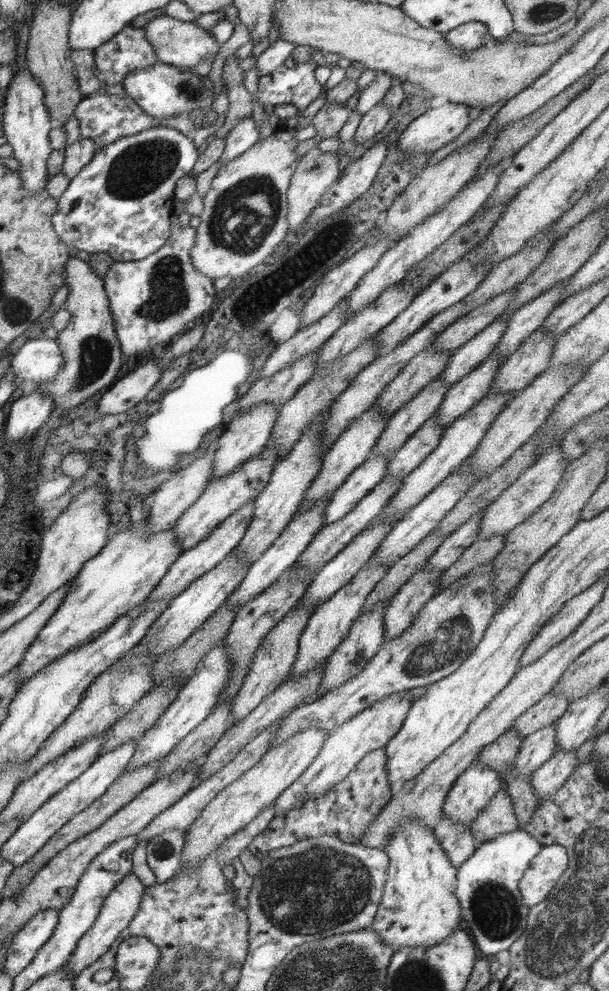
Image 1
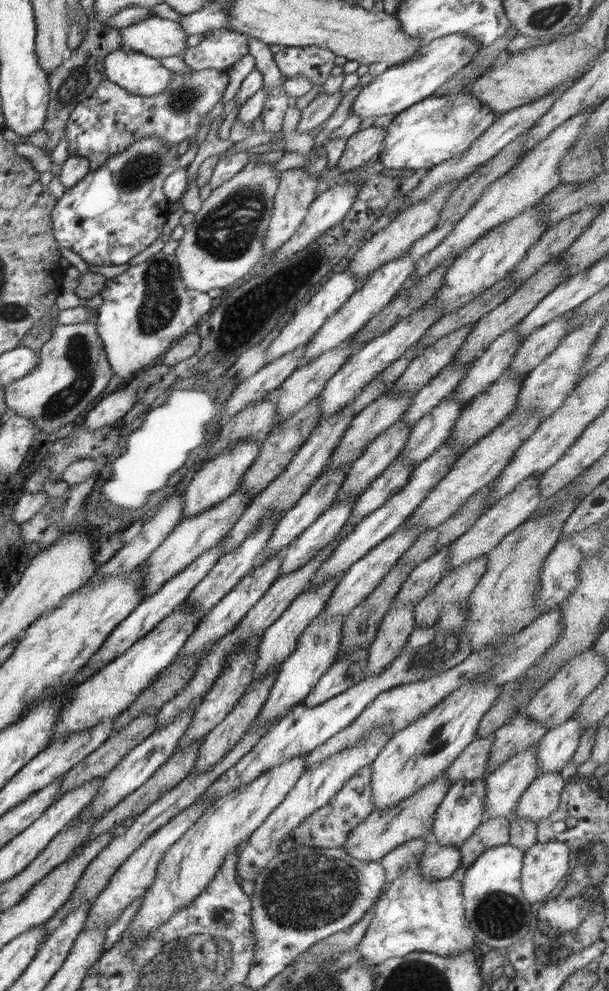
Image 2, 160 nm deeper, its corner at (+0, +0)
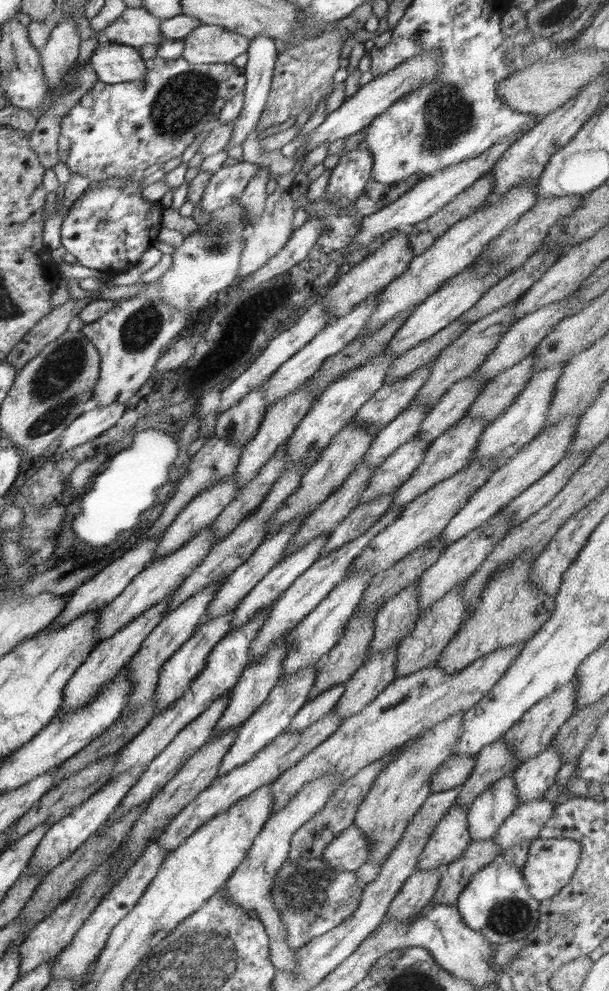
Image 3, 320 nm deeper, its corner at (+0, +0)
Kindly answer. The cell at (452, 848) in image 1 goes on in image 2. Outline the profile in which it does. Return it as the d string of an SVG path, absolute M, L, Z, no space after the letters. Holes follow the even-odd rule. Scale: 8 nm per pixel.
M432 834L428 835L428 839L419 858L419 873L427 880L451 877L461 863L458 845L440 844Z

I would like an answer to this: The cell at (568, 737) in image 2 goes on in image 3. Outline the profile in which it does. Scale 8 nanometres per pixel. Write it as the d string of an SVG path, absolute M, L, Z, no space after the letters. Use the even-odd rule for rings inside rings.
M553 744L538 756L518 765L512 773L520 804L544 796L544 792L555 783L562 765Z

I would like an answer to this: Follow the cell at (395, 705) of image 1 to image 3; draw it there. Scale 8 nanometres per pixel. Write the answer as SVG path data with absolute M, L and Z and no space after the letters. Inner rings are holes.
M327 772L322 778L309 782L284 809L278 811L278 813L271 814L264 823L262 832L255 836L252 846L248 849L246 858L231 874L231 877L225 884L225 892L227 892L229 900L233 904L237 904L246 912L254 910L258 914L258 918L260 918L270 939L269 959L277 972L293 972L297 968L295 959L297 950L293 949L286 942L286 925L282 922L281 914L275 907L271 888L273 888L273 882L278 871L288 861L289 840L292 838L292 835L303 824L306 824L307 820L310 820L316 813L321 812L322 808L326 806L326 802L330 800L331 794L340 786L339 782L337 782L338 779L339 774L337 772Z

